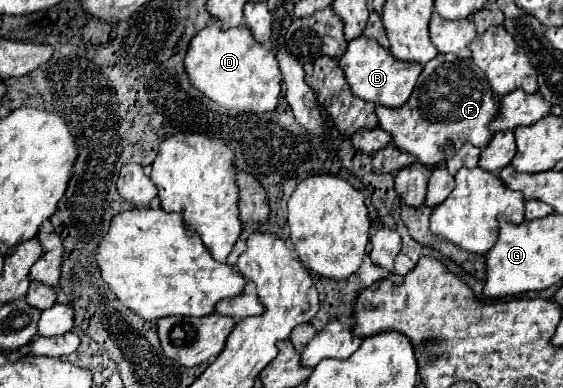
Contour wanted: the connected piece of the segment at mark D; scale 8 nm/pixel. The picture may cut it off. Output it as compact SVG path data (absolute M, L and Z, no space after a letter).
M217 23L207 25L191 41L185 67L191 83L223 107L253 113L265 113L277 107L281 91L281 71L277 67L277 59L269 47L255 41L247 25L233 29L221 29Z

